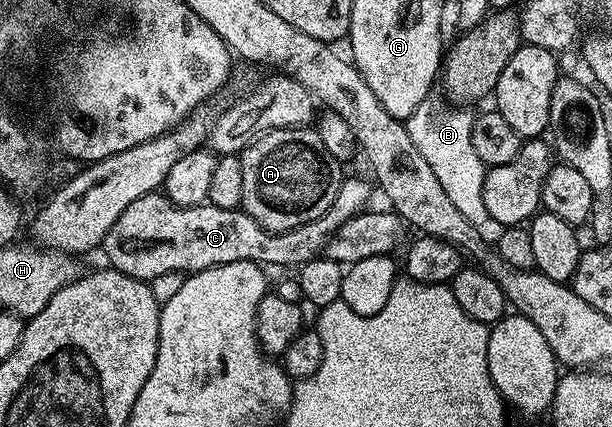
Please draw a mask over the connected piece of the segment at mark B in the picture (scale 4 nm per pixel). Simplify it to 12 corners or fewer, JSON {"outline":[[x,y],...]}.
{"outline":[[425,98],[405,127],[451,204],[490,221],[474,115]]}

